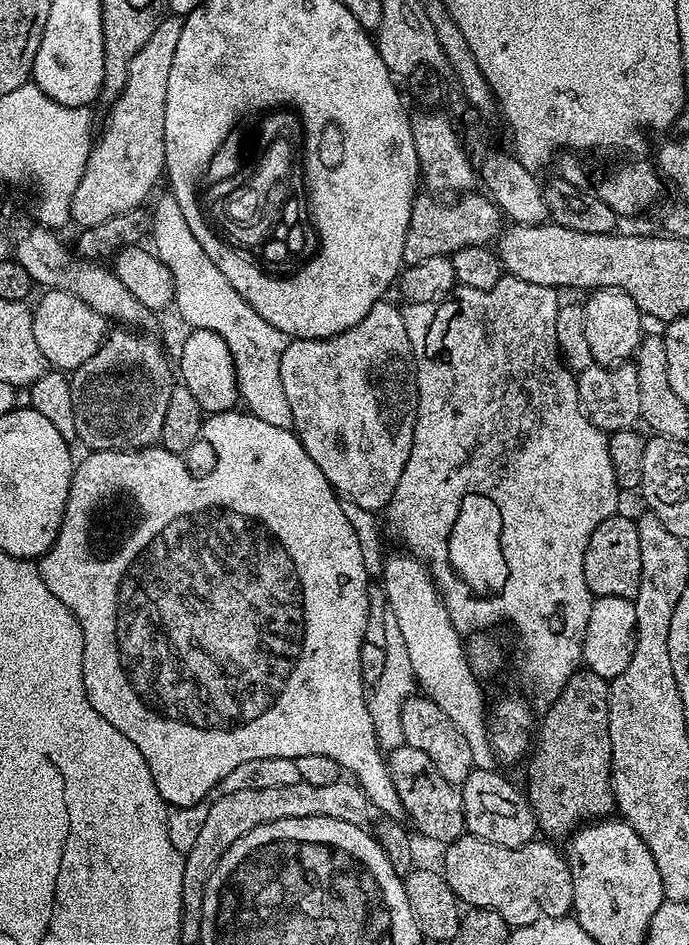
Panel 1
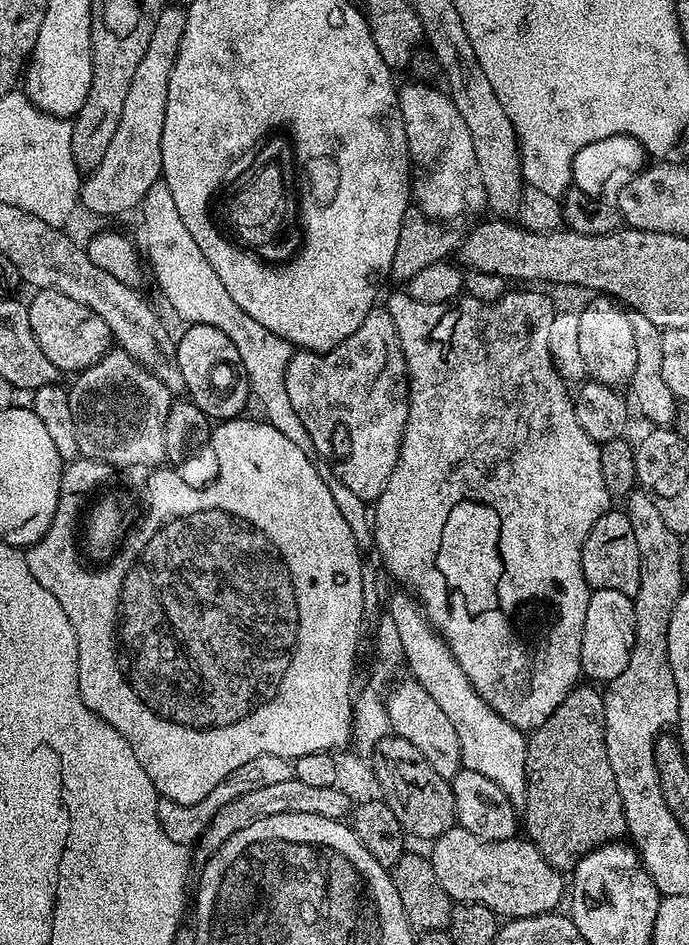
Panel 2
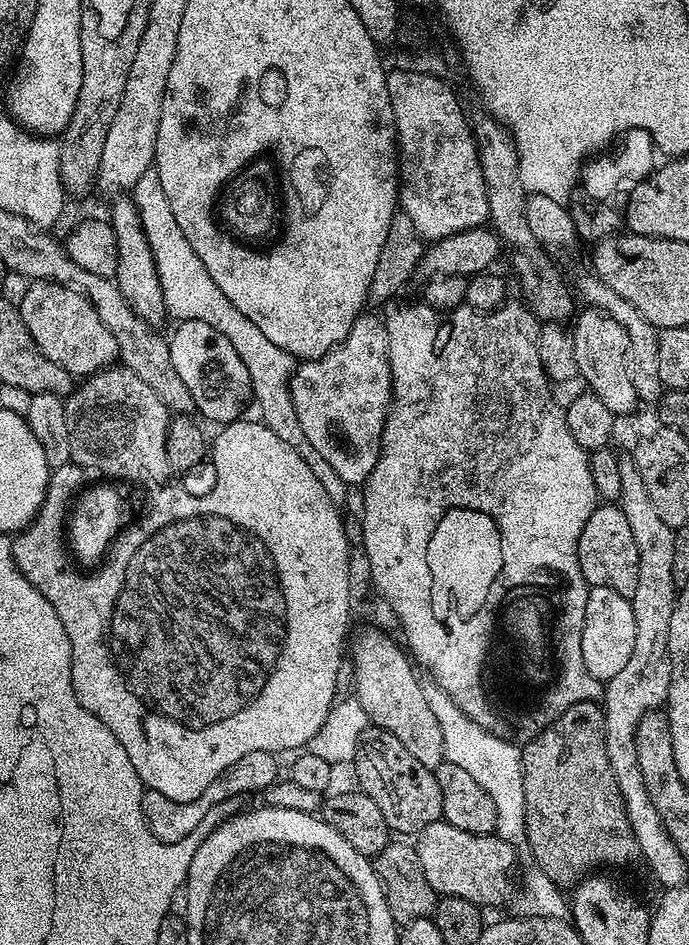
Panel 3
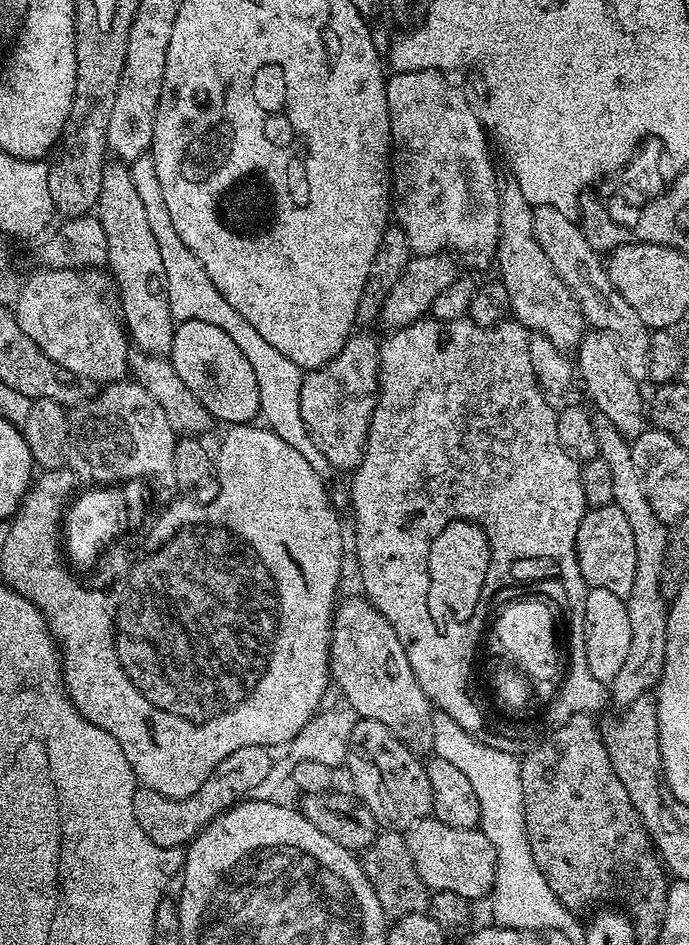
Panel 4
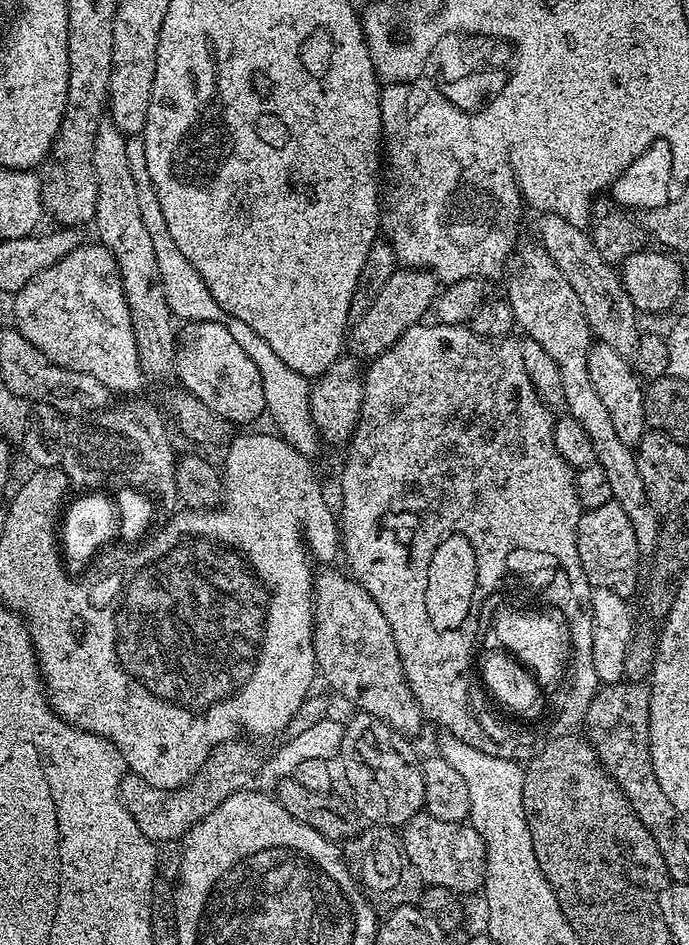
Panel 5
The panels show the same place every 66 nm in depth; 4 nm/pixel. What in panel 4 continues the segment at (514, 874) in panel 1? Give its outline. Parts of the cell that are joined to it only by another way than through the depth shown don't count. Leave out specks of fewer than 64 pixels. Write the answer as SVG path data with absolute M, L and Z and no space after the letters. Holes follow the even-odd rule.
M425 818L407 829L406 839L410 858L432 892L449 892L476 902L479 896L487 897L496 877L496 848L486 834L476 828L459 828L443 824L435 818Z

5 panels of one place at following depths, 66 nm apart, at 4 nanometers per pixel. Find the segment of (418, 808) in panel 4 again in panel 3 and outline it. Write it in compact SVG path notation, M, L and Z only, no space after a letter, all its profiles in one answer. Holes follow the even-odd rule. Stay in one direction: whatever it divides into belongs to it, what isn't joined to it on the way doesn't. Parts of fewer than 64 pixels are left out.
M375 726L369 727L360 741L356 751L354 767L360 779L359 787L374 802L378 802L378 810L388 823L389 829L396 834L412 832L418 834L426 826L441 823L444 810L442 808L442 790L436 781L433 769L422 766L394 734L384 732Z

